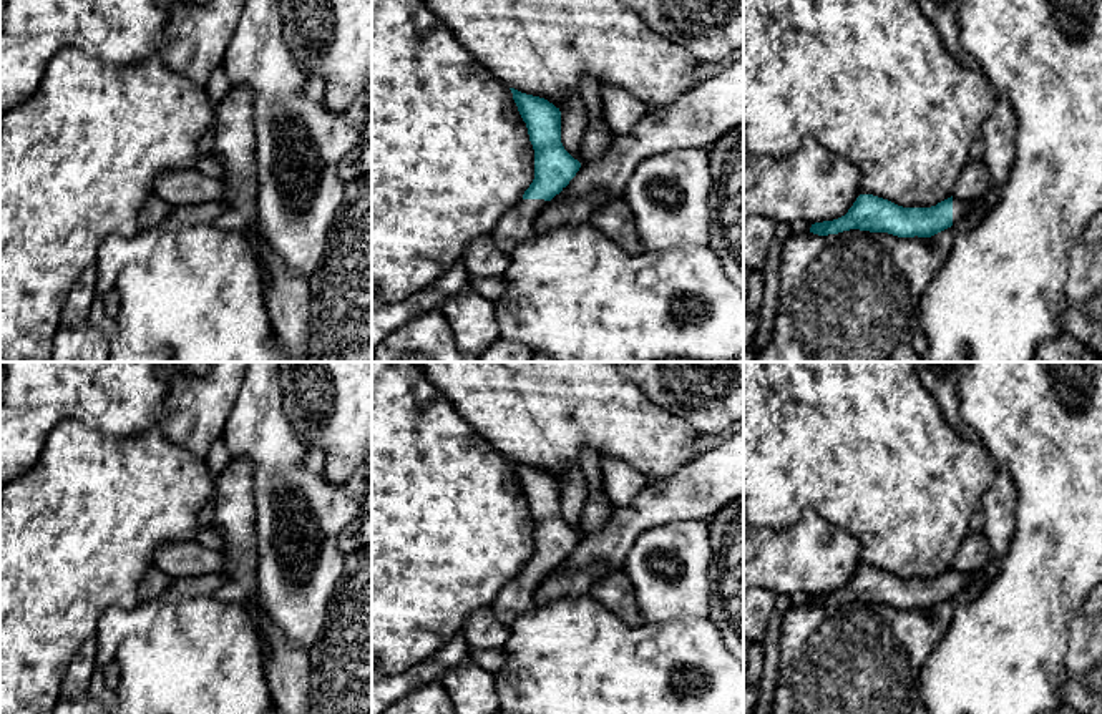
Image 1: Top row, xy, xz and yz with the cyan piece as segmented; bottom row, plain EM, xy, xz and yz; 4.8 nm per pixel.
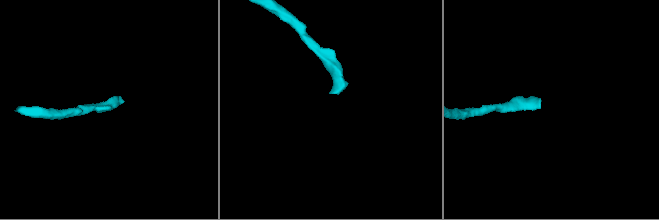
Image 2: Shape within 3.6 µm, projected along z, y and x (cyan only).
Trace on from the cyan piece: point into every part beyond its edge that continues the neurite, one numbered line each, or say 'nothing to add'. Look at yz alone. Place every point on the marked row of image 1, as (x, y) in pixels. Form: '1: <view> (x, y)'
1: yz (960, 208)

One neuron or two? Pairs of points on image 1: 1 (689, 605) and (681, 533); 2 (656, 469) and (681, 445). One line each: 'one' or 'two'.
1: one
2: one

